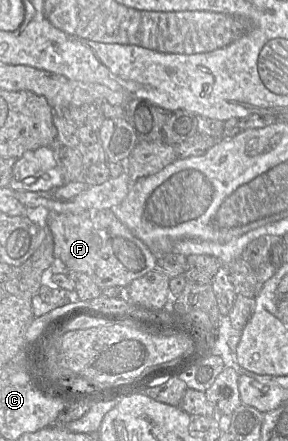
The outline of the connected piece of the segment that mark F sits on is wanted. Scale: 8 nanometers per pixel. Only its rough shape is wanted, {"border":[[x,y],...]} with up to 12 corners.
{"border":[[111,209],[50,212],[54,257],[100,288],[128,287],[156,255]]}

